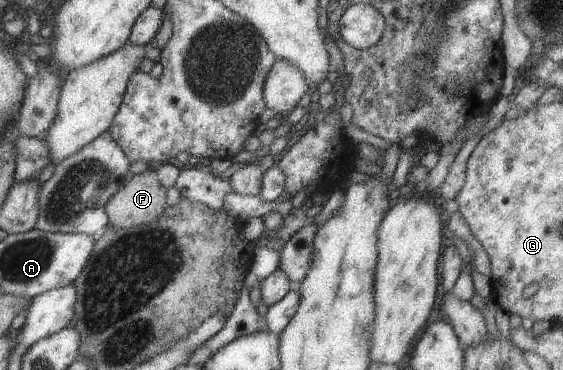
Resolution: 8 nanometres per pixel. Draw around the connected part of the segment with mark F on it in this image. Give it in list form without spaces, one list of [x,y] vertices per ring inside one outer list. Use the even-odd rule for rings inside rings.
[[[154,166],[139,175],[132,175],[105,205],[109,224],[114,229],[128,229],[158,219],[165,209],[165,194]]]

